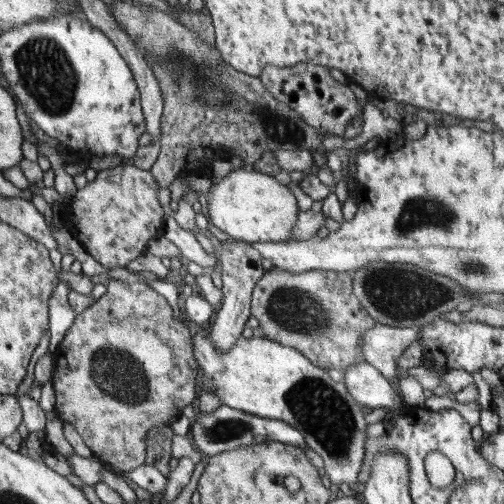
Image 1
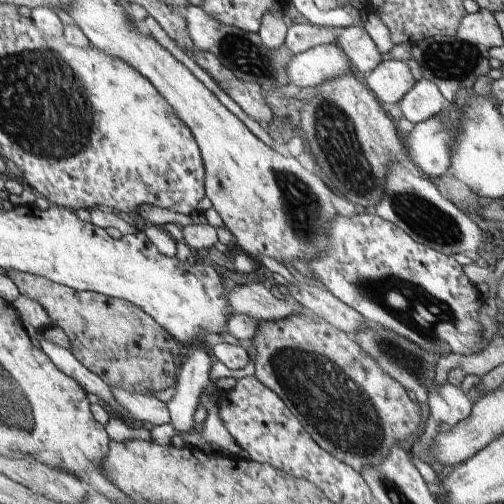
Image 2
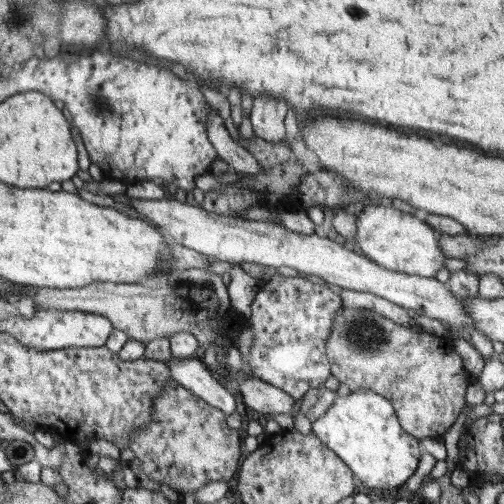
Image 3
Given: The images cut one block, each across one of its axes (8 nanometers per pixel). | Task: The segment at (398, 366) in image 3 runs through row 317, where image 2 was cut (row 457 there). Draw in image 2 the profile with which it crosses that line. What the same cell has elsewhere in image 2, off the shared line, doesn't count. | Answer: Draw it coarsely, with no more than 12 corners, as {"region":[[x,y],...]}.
{"region":[[257,322],[255,378],[361,472],[419,410],[349,334]]}

